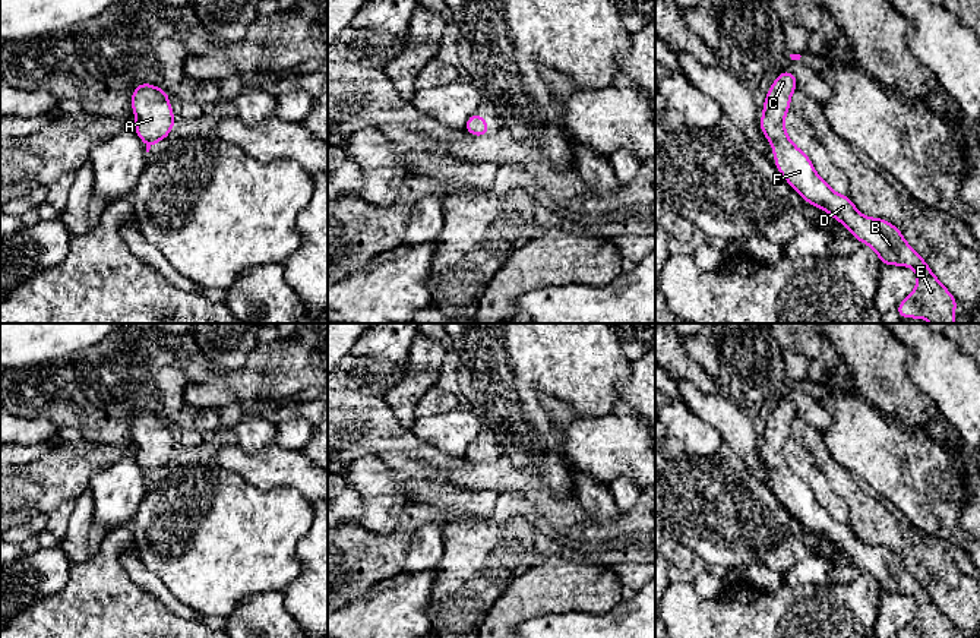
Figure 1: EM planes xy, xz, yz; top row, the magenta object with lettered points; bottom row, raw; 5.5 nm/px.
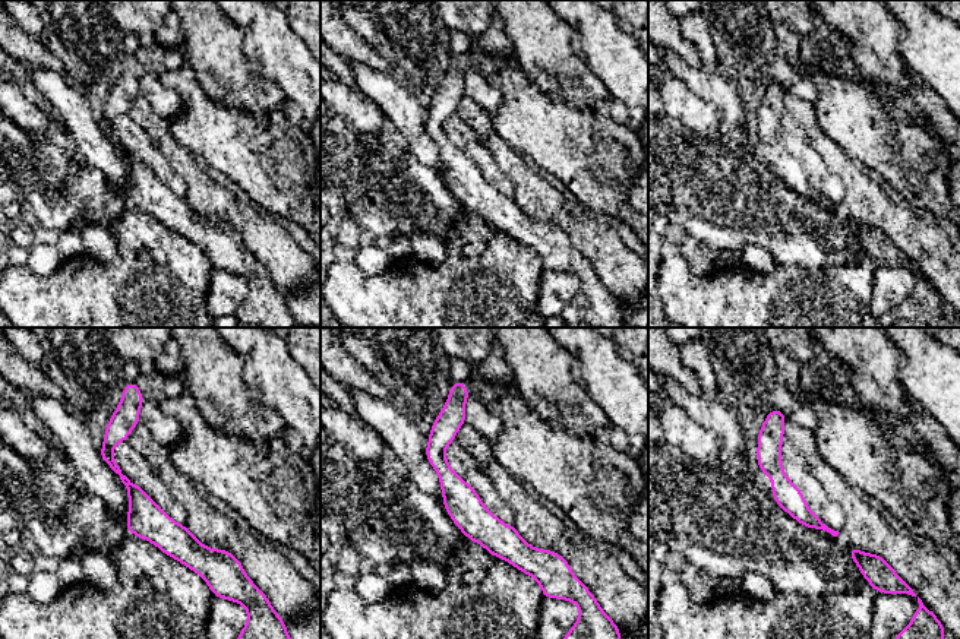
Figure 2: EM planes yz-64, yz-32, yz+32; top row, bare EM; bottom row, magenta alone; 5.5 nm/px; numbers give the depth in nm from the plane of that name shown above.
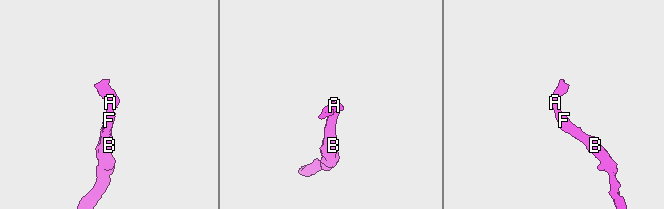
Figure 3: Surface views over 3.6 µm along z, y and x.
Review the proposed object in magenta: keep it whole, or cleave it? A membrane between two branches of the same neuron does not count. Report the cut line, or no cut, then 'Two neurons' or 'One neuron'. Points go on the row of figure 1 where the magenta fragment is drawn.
No split. One neuron

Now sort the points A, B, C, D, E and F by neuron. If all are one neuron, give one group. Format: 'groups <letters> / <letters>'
groups A B C D E F

